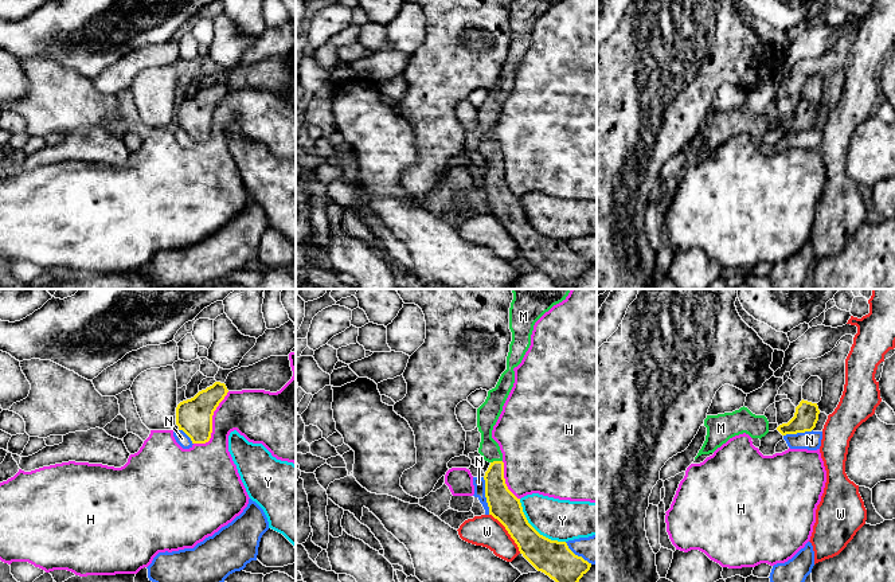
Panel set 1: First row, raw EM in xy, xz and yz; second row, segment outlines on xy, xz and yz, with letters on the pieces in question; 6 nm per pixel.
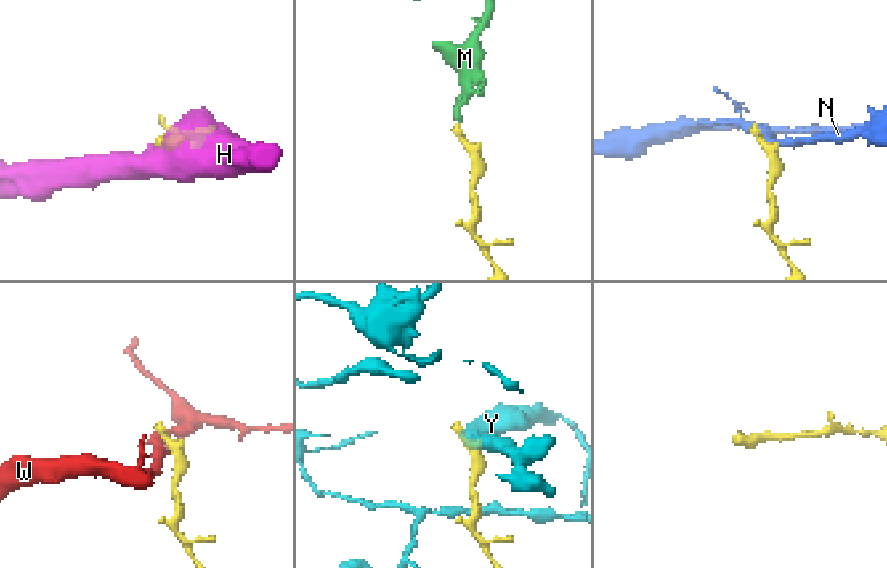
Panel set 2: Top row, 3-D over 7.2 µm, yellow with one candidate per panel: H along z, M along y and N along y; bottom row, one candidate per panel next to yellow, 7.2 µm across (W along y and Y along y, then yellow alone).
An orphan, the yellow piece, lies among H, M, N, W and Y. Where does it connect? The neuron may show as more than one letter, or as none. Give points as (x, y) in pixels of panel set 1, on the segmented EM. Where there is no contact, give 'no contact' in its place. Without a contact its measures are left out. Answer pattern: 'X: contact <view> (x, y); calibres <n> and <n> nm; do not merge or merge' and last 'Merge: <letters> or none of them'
H: contact xy (211, 424); calibres 220 and 280 nm; do not merge
M: contact xz (496, 461); calibres 170 and 120 nm; merge
N: contact xz (485, 496); calibres 180 and 70 nm; do not merge
W: contact xz (508, 532); calibres 190 and 190 nm; do not merge
Y: contact xz (534, 528); calibres 220 and 240 nm; do not merge
Merge: M

